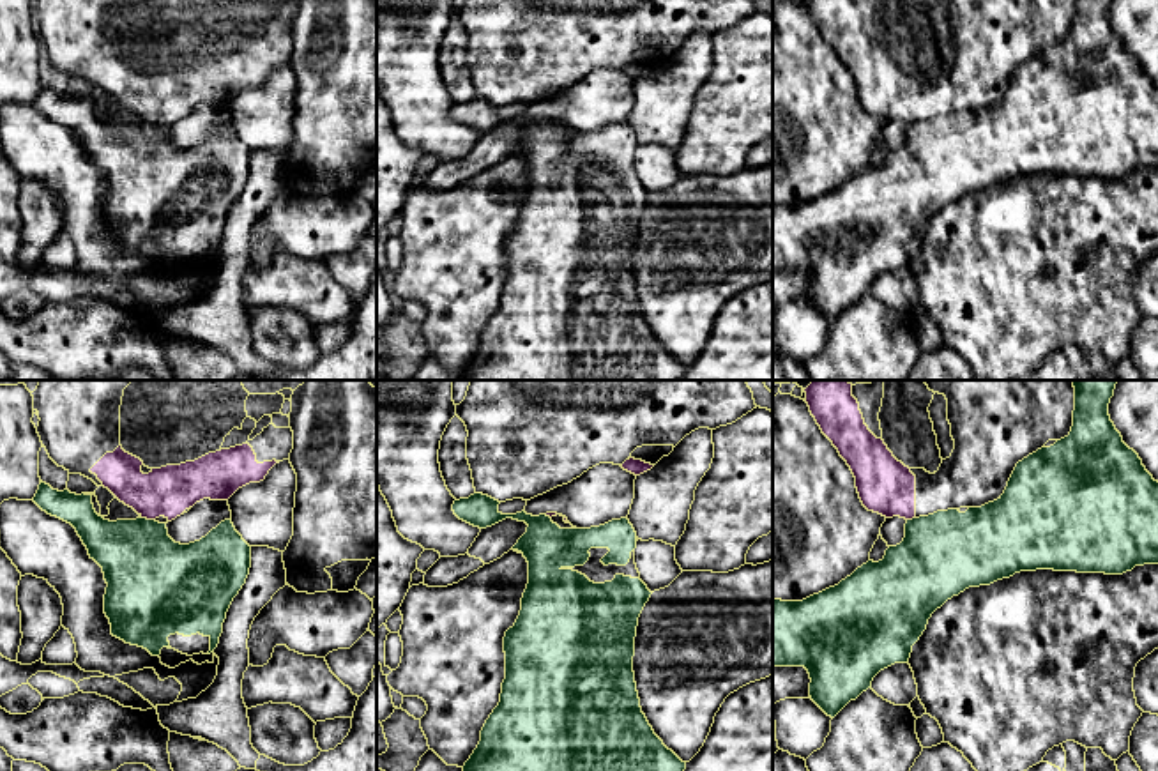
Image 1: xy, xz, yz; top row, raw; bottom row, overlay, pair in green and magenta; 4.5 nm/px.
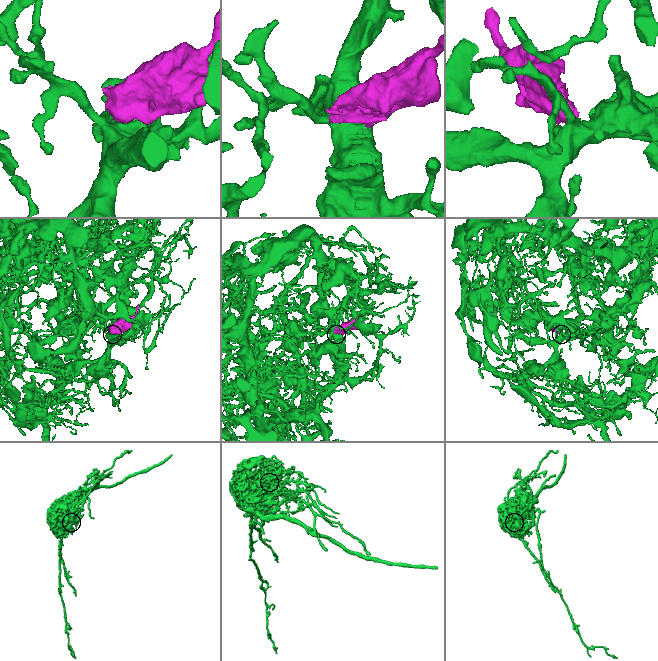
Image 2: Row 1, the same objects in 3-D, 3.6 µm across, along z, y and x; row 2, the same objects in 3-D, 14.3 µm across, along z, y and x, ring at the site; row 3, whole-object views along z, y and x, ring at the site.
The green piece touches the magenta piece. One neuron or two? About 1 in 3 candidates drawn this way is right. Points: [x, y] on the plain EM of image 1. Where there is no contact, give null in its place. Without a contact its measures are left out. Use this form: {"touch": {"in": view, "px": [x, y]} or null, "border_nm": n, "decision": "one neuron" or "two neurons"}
{"touch": {"in": "xy", "px": [145, 122]}, "border_nm": 70, "decision": "two neurons"}

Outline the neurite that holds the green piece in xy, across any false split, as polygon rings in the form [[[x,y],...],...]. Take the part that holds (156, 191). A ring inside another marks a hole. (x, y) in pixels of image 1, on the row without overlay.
[[[39,88],[34,106],[51,120],[71,127],[83,149],[104,177],[108,187],[104,218],[111,228],[111,239],[126,248],[147,253],[159,260],[170,251],[170,239],[203,239],[210,242],[210,256],[219,248],[226,216],[239,198],[251,172],[251,150],[235,134],[232,122],[221,126],[200,145],[180,149],[168,140],[166,127],[156,124],[117,124],[99,120],[92,99],[58,95],[50,88]]]

